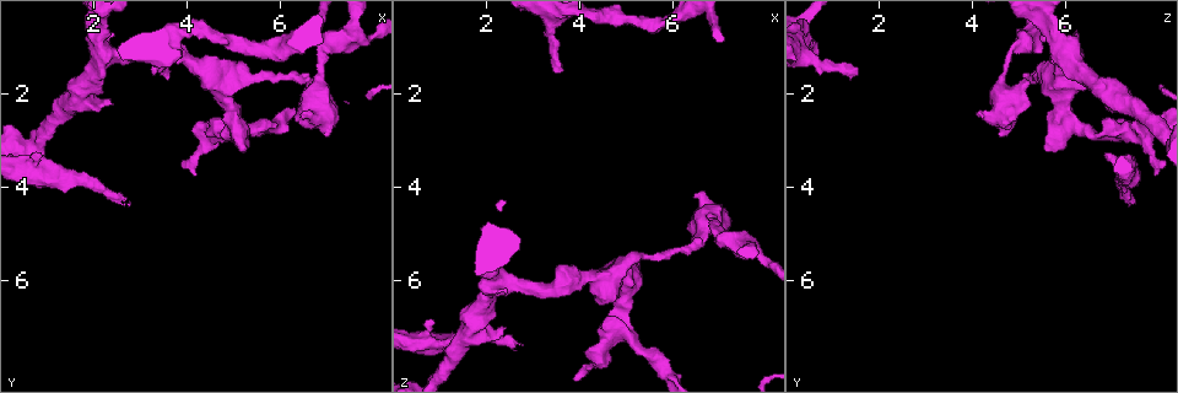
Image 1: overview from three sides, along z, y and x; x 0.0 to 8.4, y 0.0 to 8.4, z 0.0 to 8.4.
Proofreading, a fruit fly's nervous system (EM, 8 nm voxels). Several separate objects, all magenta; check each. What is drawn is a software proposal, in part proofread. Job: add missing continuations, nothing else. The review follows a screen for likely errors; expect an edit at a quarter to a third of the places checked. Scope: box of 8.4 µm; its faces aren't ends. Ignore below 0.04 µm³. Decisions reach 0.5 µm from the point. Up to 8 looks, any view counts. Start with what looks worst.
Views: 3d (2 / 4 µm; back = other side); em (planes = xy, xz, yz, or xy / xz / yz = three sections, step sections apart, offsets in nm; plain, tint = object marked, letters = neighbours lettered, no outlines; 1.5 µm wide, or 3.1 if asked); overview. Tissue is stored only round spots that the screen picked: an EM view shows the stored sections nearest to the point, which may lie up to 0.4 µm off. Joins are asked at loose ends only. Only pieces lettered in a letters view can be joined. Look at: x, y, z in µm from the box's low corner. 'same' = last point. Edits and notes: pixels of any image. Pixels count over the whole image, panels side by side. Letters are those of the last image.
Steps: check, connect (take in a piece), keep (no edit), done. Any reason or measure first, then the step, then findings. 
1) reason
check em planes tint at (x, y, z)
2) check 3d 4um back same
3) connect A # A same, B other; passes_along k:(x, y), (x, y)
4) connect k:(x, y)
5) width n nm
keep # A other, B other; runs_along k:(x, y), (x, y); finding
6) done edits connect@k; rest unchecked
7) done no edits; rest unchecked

free end
check 3d 2um at (2.85, 4.30, 7.35)

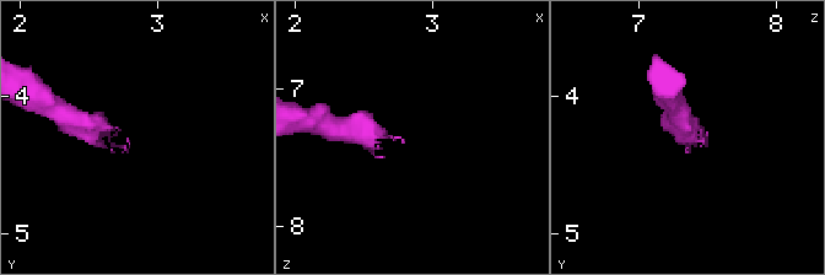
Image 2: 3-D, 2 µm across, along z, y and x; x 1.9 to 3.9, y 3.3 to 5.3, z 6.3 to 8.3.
shape alone is not enough
check em planes letters at (2.80, 4.34, 7.36)

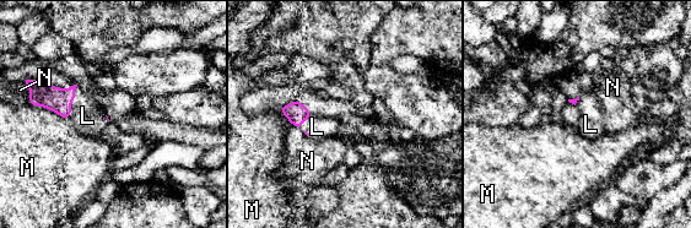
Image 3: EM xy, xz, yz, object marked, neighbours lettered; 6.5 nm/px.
connect L # L same, M other, N other; the neuron continues

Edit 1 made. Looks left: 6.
an open end
check em planes letters at (2.40, 2.20, 7.05)

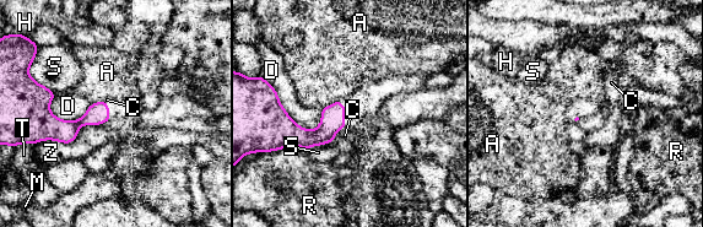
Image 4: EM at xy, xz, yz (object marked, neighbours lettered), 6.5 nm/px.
keep # A other, C other, D other, H other, M other, R other, S other, T other, Z other; runs_along 4:(341, 109), (314, 138), (281, 138); none of them fits

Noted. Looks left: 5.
an open end
check 3d 4um at (5.00, 1.95, 5.55)

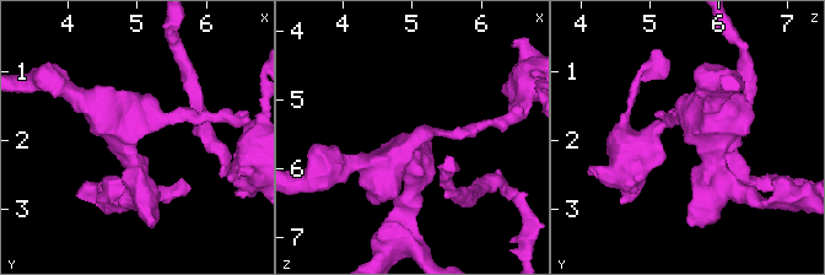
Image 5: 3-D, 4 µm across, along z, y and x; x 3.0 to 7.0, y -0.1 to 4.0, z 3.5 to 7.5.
now the EM
check em xz step 4 tint at (5.05, 1.95, 5.55)

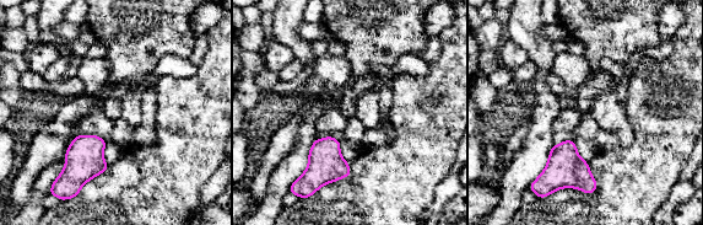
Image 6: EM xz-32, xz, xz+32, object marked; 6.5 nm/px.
another direction
check em planes letters same

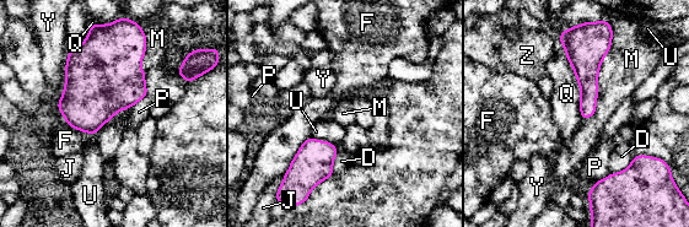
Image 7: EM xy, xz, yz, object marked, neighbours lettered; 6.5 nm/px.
keep # D other, F other, J other, M other, P other, Q other, U other, Y other, Z other; border 7:(559, 33), (580, 88), (582, 119); no lettered piece goes on from it

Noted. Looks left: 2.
done edits connect@3; rest unchecked

